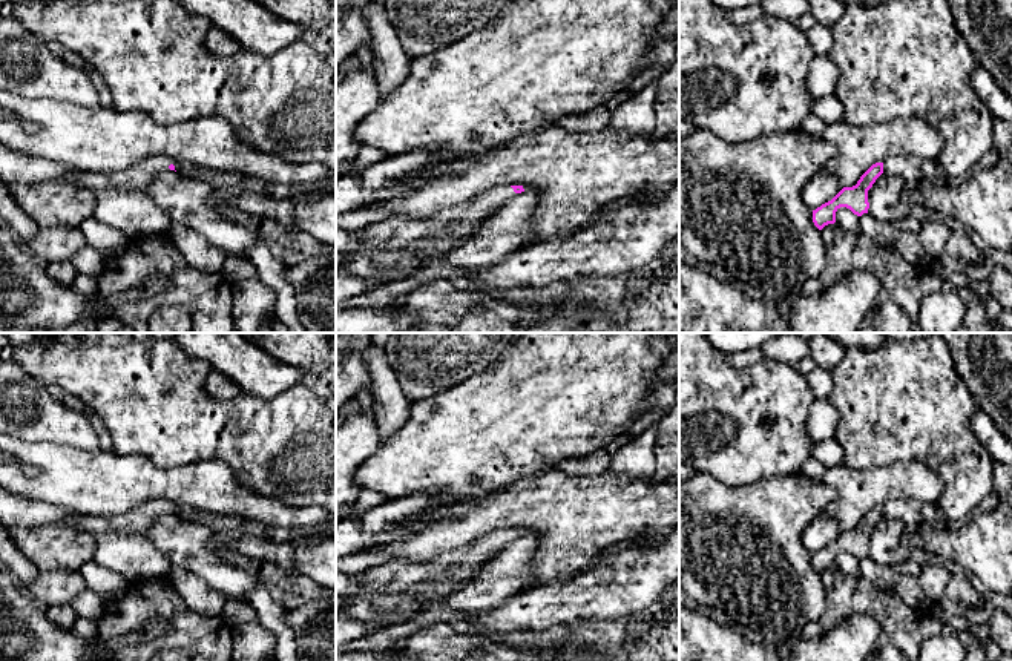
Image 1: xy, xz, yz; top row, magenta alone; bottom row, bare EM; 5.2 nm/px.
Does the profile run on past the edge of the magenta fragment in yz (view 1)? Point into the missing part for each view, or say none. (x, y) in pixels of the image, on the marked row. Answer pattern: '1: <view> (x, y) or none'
1: none

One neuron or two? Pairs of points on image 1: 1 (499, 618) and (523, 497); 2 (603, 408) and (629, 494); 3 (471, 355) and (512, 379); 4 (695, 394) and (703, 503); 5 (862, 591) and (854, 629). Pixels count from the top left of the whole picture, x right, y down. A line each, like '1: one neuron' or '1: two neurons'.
1: two neurons
2: two neurons
3: two neurons
4: two neurons
5: two neurons

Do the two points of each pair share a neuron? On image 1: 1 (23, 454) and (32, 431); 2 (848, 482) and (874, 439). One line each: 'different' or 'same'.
1: different
2: different

